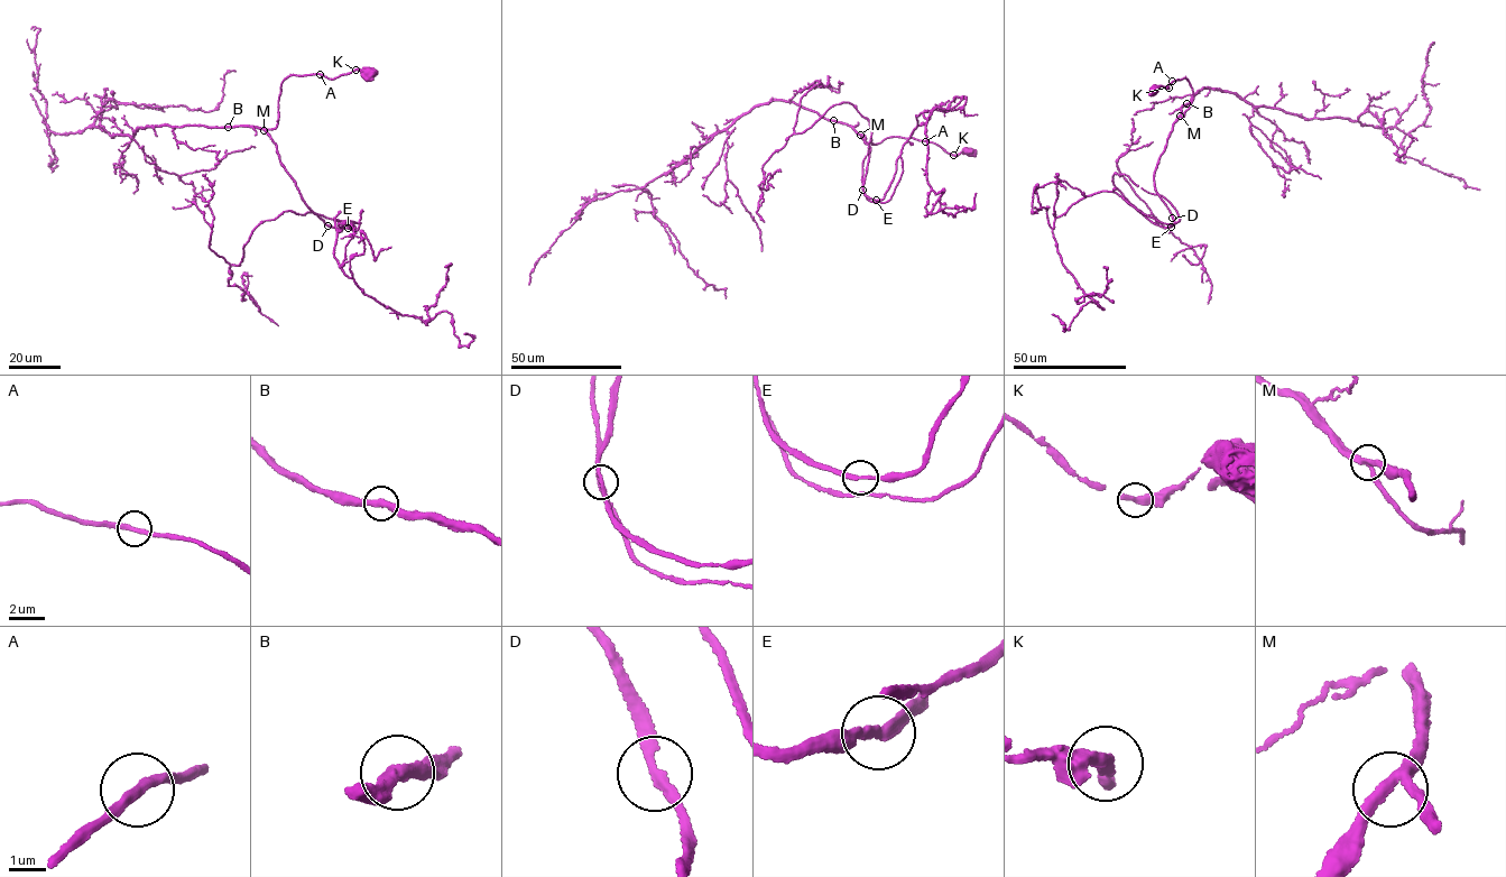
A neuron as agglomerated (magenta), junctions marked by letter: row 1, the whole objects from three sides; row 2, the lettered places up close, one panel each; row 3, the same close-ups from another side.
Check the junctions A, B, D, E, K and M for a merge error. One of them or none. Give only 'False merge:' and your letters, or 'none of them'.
False merge: none of them

